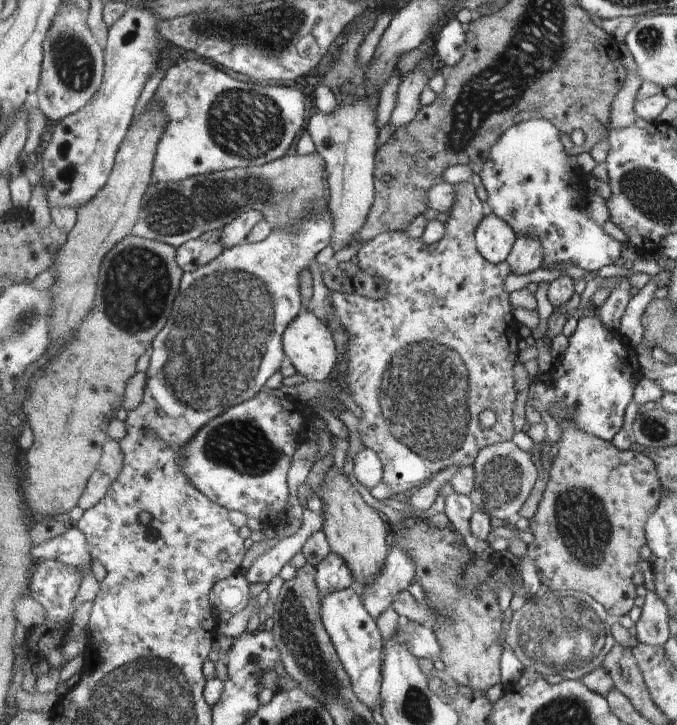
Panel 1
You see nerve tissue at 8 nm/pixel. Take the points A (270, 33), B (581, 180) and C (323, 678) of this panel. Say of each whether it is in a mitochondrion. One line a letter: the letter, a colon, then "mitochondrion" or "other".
A: mitochondrion
B: other
C: mitochondrion

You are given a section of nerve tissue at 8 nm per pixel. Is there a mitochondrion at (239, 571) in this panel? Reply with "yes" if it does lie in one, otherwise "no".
no

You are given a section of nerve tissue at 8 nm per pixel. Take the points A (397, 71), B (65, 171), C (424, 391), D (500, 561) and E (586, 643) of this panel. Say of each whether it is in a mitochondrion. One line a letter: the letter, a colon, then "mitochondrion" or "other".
A: other
B: mitochondrion
C: mitochondrion
D: other
E: mitochondrion

